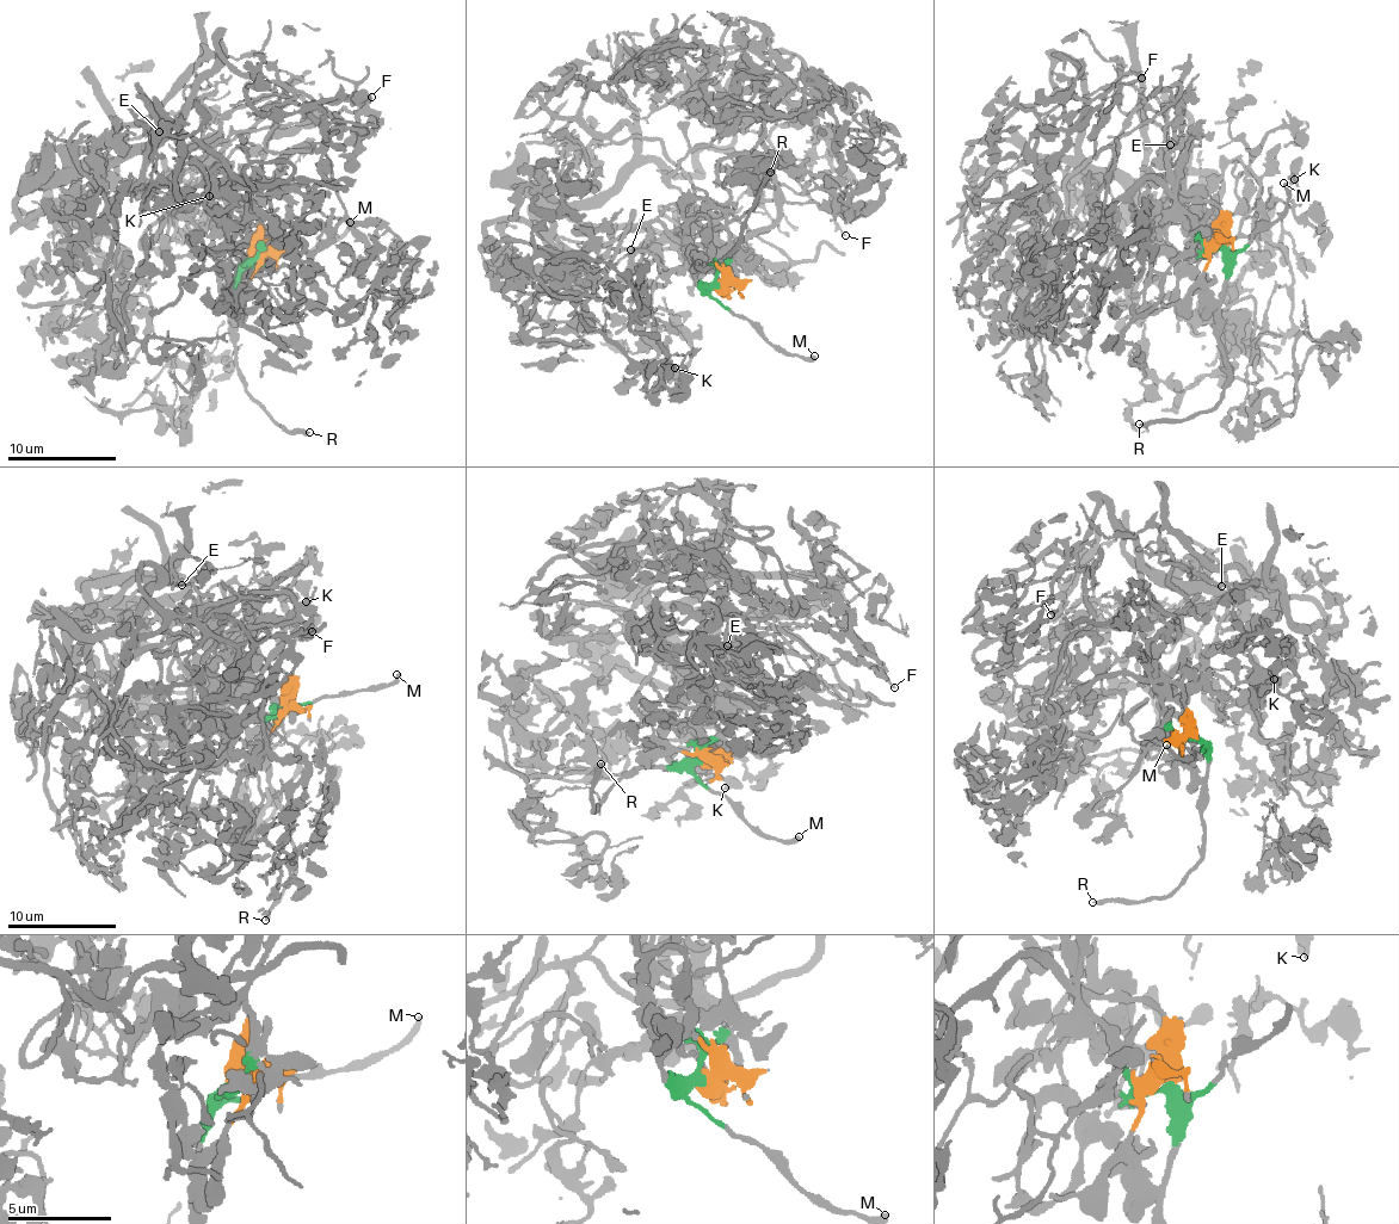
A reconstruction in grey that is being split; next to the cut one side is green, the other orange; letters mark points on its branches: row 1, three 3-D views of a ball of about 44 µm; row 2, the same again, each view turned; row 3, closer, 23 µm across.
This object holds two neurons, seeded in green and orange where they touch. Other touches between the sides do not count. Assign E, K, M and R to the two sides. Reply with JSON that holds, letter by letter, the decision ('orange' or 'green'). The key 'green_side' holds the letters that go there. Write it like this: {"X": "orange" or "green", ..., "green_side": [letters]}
{"E": "orange", "K": "orange", "M": "green", "R": "green", "green_side": ["M", "R"]}

